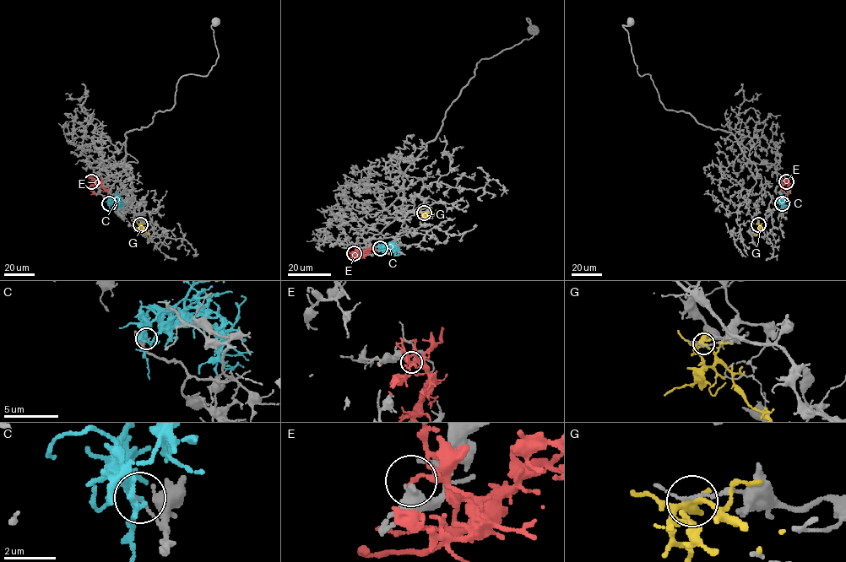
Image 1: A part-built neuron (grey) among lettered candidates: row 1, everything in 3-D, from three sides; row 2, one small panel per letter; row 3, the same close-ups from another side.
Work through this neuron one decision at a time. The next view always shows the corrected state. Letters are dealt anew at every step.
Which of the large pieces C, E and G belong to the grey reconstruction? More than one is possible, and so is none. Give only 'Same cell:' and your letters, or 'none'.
Same cell: none

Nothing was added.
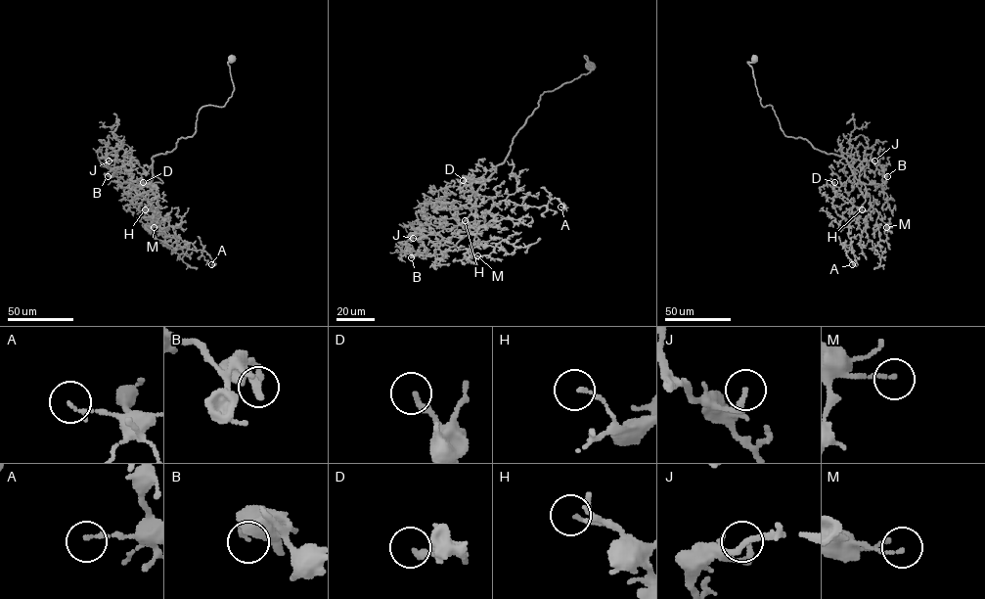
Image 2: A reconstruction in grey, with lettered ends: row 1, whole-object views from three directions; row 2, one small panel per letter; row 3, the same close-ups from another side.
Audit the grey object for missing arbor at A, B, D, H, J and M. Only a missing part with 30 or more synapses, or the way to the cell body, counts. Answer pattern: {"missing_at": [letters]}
{"missing_at": []}

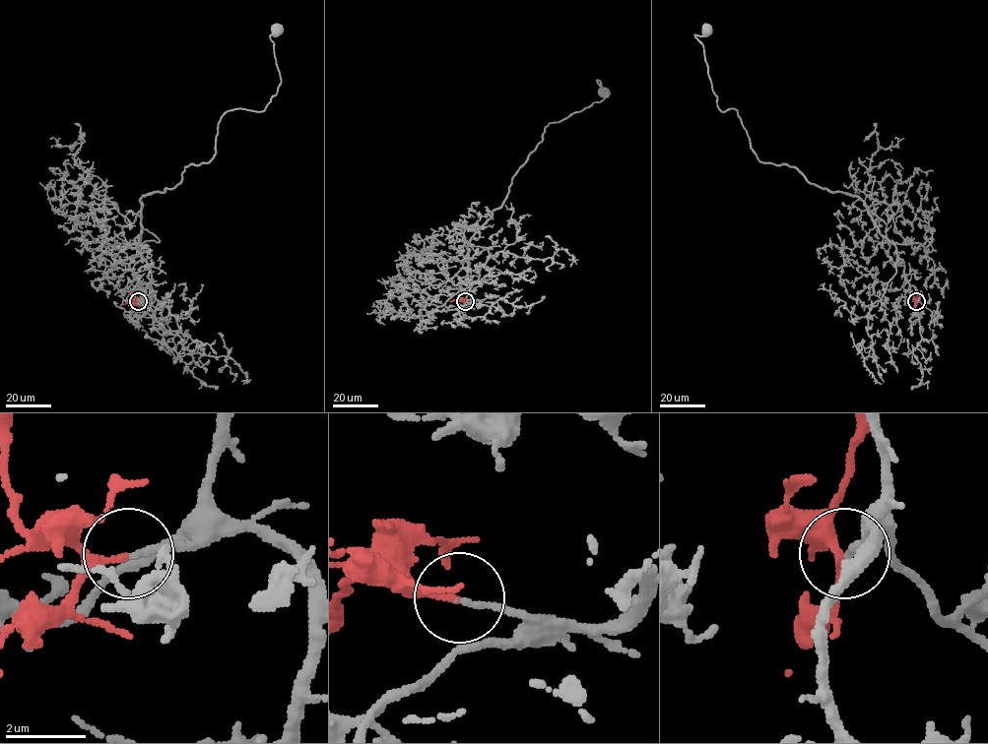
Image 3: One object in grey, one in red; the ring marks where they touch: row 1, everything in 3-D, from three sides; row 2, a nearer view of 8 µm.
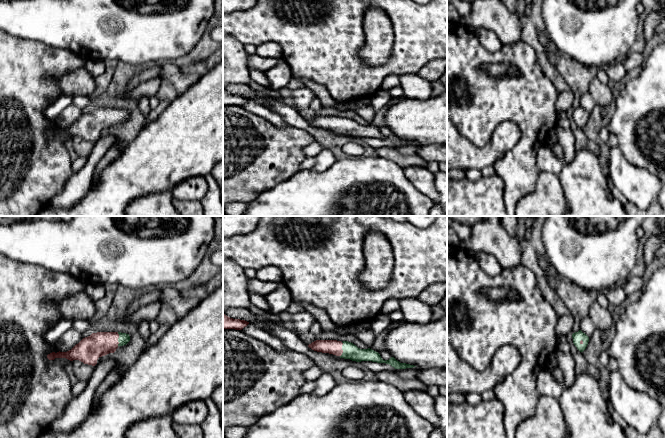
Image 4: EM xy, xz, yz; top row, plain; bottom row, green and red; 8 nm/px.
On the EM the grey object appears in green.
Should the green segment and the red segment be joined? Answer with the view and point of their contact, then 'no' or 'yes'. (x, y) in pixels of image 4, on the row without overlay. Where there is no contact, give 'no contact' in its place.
contact xz (342, 125); yes

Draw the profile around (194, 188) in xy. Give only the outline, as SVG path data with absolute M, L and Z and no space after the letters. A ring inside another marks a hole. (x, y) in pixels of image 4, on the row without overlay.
M194 176L177 184L171 191L173 198L183 201L201 201L208 191L206 177Z

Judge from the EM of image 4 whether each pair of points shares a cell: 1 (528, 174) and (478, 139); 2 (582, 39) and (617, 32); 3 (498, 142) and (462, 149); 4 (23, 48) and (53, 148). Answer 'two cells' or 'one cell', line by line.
1: one cell
2: one cell
3: one cell
4: one cell

